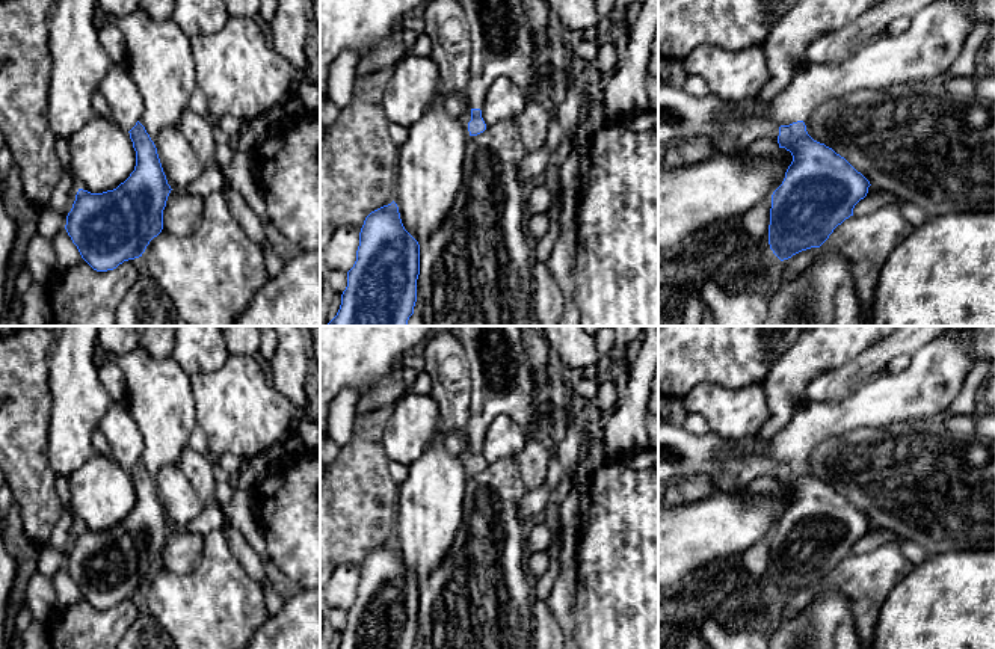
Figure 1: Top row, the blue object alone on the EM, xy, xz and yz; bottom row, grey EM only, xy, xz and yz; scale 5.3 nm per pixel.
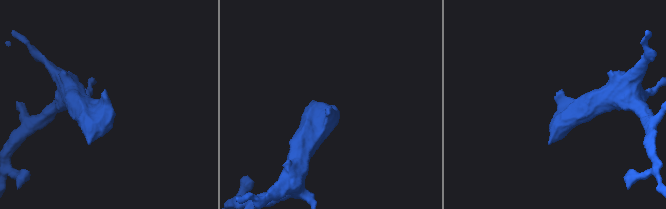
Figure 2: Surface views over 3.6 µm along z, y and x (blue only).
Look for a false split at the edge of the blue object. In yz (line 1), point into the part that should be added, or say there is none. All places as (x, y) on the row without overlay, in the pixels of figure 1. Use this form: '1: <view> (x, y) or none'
1: yz (681, 455)

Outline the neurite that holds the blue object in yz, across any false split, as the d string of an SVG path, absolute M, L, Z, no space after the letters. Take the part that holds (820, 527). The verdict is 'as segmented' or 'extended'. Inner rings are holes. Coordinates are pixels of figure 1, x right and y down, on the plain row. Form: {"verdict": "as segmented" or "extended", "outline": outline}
{"verdict": "extended", "outline": "M658 420L658 489L678 480L705 474L713 480L714 494L731 494L749 488L759 477L776 477L779 486L791 491L793 500L782 522L772 533L769 583L781 598L820 586L833 567L853 554L855 543L868 531L870 519L832 486L814 478L803 459L790 463L776 463L772 459L750 454L738 456L723 445L722 436L714 432L693 435L682 426Z"}

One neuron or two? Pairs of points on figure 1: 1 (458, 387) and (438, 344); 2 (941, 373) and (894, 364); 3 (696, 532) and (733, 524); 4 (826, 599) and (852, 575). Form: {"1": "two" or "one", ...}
{"1": "one", "2": "two", "3": "one", "4": "two"}

